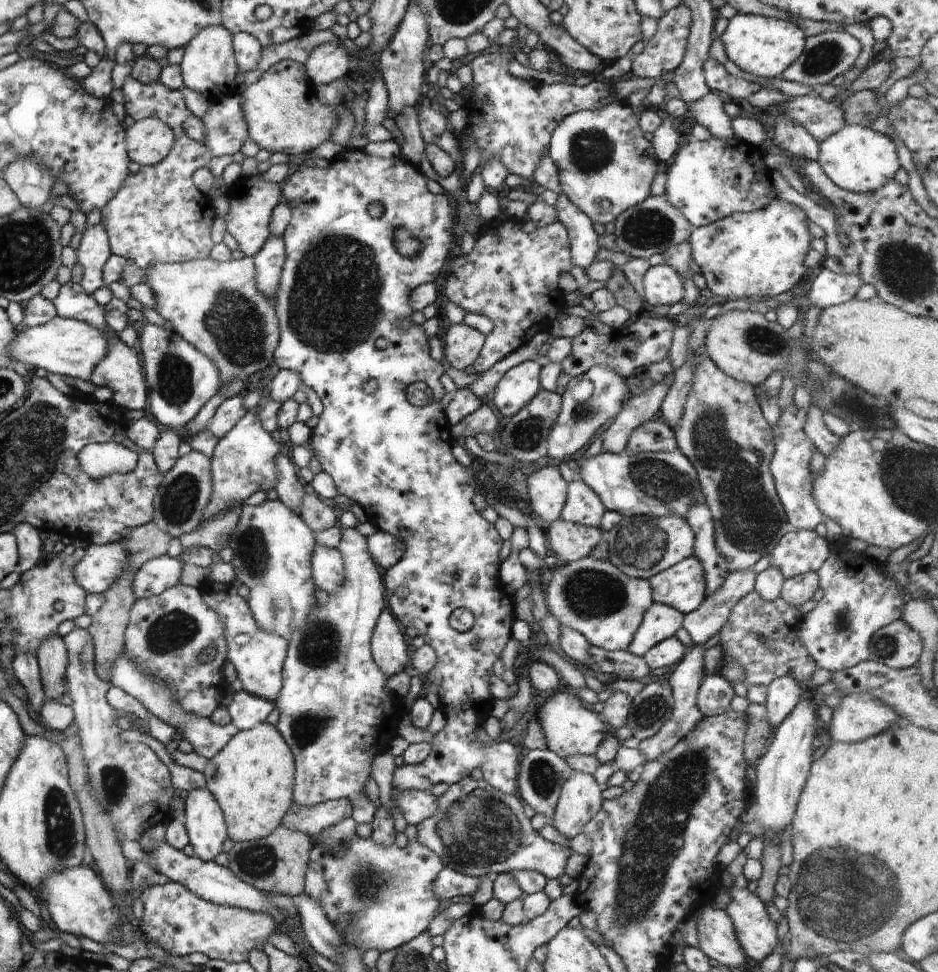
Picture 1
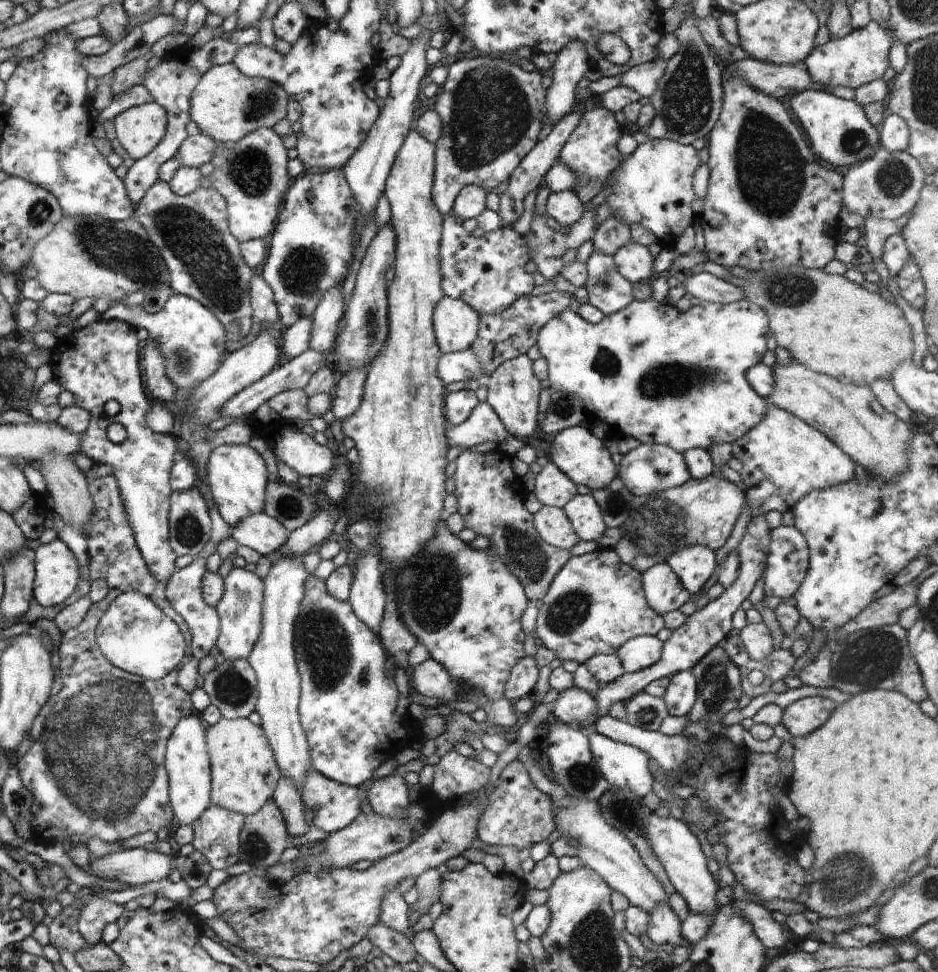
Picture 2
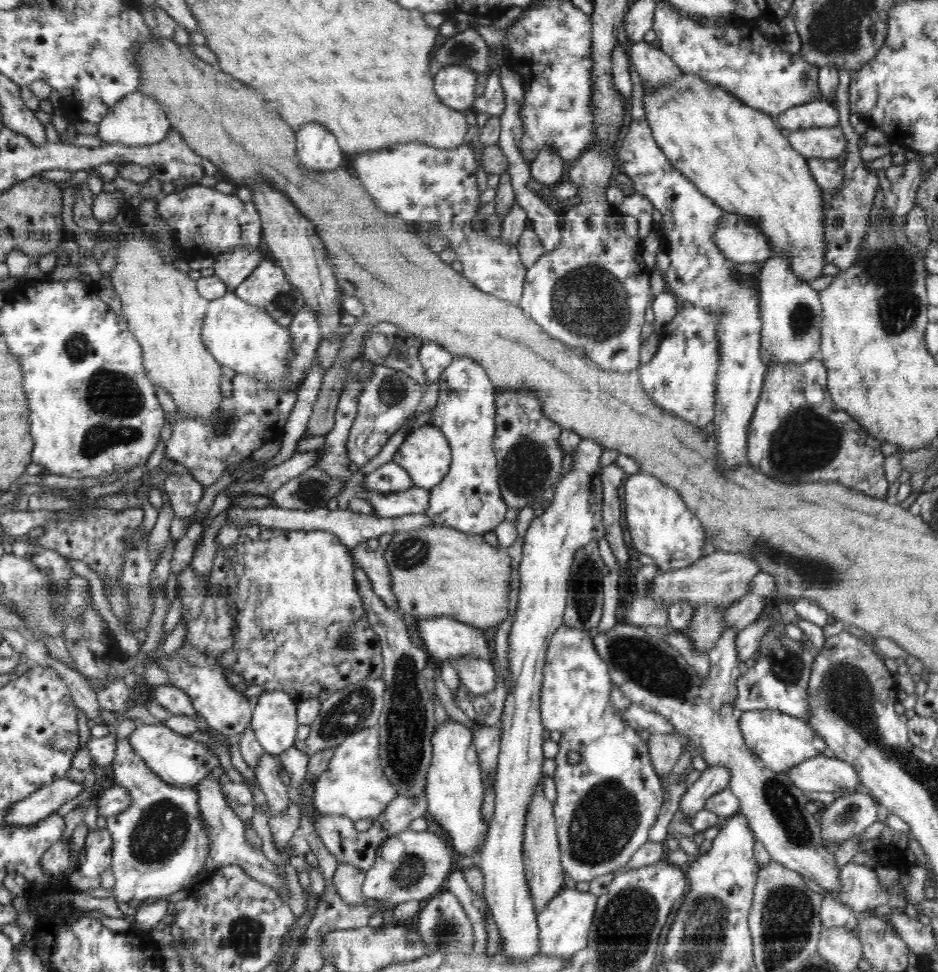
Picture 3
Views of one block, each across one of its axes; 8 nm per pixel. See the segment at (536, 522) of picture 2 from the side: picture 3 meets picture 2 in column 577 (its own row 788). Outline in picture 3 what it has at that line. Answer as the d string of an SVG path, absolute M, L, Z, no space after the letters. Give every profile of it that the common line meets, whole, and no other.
M540 780L535 793L532 795L530 806L528 806L523 842L523 863L526 869L526 881L528 881L528 889L530 889L532 901L534 901L536 916L547 906L548 901L551 901L564 888L565 876L560 862L560 847L553 814L554 803L544 797L542 786L544 784Z

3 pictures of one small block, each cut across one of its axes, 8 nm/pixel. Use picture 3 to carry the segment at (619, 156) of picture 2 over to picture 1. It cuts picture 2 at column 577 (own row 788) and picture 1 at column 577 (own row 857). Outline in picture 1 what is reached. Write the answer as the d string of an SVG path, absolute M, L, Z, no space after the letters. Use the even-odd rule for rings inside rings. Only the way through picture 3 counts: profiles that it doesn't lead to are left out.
M613 102L600 110L576 111L563 118L552 132L548 155L556 165L560 190L592 221L604 225L614 222L618 214L644 202L651 195L650 184L657 174L659 164L652 142L644 137L641 129L639 110L625 102ZM604 200L610 202L608 210L602 208L601 202Z

